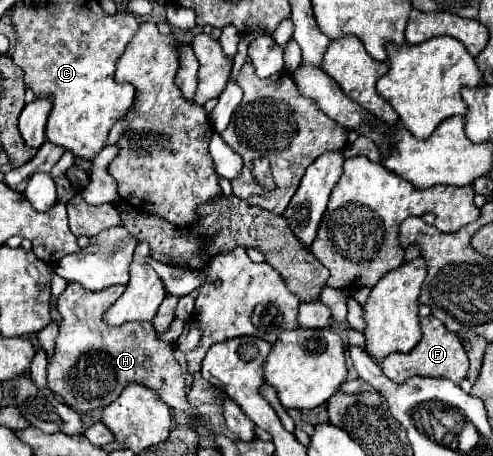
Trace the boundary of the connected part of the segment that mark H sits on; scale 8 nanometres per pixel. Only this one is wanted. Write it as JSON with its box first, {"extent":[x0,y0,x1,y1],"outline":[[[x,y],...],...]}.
{"extent":[48,282,204,422],"outline":[[[76,282],[66,286],[58,298],[62,326],[56,338],[54,360],[48,364],[48,388],[62,396],[68,406],[84,414],[114,402],[128,382],[140,382],[154,388],[170,408],[182,410],[198,422],[204,422],[186,398],[184,374],[174,358],[174,344],[162,342],[152,322],[126,322],[122,326],[108,326],[104,322],[106,310],[122,294],[124,286],[110,286],[102,292],[84,290]]]}

